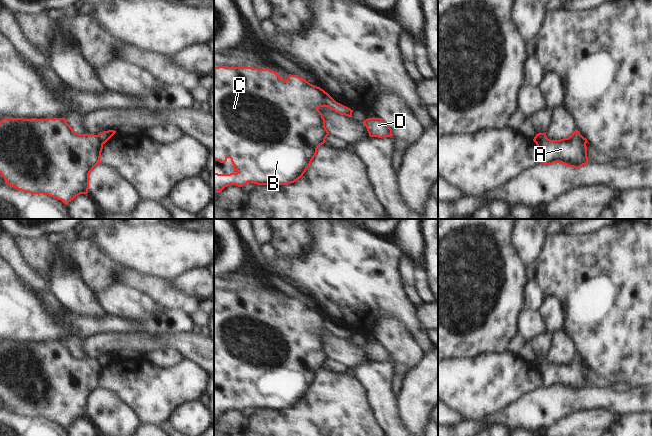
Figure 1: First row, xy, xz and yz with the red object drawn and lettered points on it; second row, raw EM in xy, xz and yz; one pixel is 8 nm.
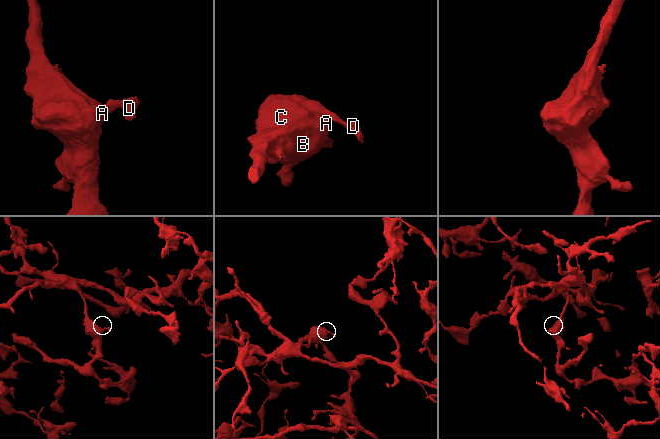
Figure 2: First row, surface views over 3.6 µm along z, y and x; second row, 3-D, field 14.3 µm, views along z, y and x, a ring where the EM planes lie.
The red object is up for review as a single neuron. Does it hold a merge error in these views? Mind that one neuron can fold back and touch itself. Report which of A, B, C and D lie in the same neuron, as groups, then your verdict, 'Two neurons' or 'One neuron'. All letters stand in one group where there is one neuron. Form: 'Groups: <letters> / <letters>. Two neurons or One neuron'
Groups: A B C / D. Two neurons.

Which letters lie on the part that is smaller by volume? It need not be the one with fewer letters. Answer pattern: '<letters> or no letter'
D

